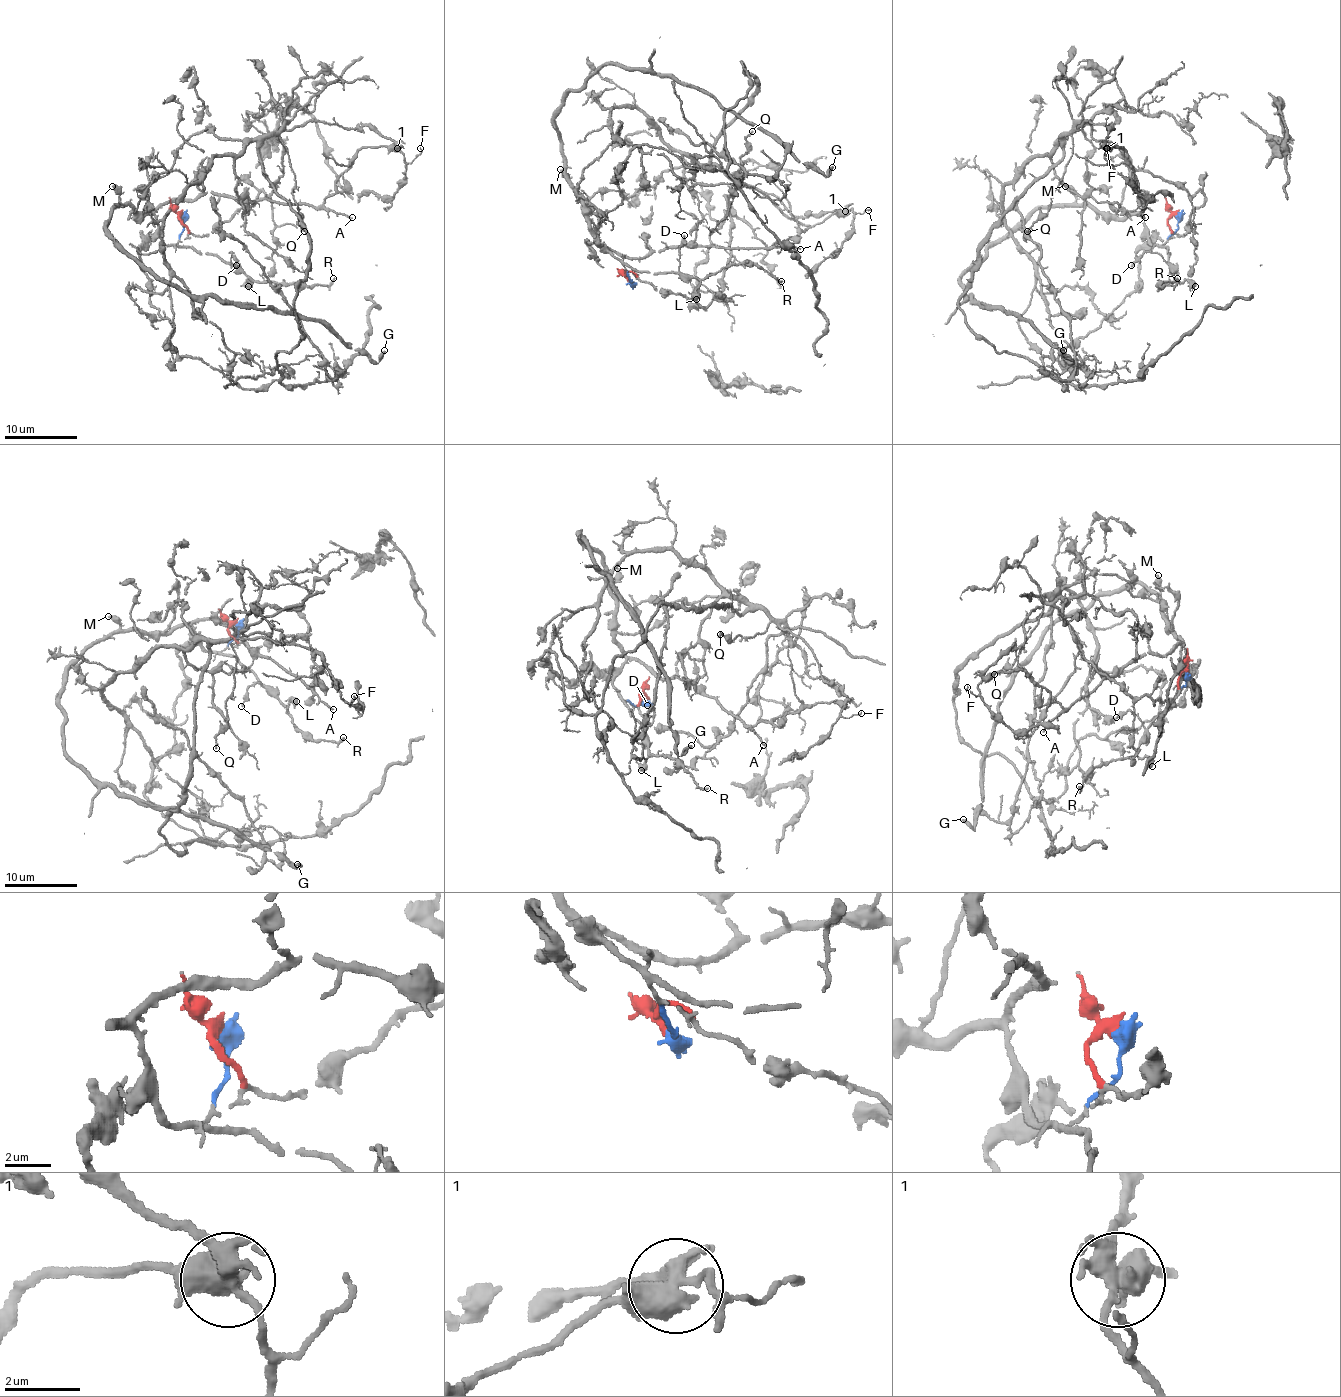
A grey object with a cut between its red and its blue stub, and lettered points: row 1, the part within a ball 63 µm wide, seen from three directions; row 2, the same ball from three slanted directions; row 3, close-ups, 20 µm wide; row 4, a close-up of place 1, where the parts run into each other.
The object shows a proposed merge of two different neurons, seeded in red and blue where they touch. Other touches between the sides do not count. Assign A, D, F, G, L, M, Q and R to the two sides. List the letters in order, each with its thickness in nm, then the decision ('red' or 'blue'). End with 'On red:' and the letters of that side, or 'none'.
A: calibre 160 nm; blue
D: calibre 160 nm; blue
F: calibre 130 nm; red
G: calibre 320 nm; blue
L: calibre 500 nm; blue
M: calibre 400 nm; blue
Q: calibre 140 nm; red
R: calibre 240 nm; blue
On red: F, Q

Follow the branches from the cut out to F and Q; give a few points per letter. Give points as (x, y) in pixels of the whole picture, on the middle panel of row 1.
F: (628, 281), (632, 272), (704, 308), (722, 288), (731, 254), (733, 180), (771, 192), (794, 216), (868, 211)
Q: (628, 281), (632, 272), (704, 308), (722, 288), (727, 176), (753, 131)

